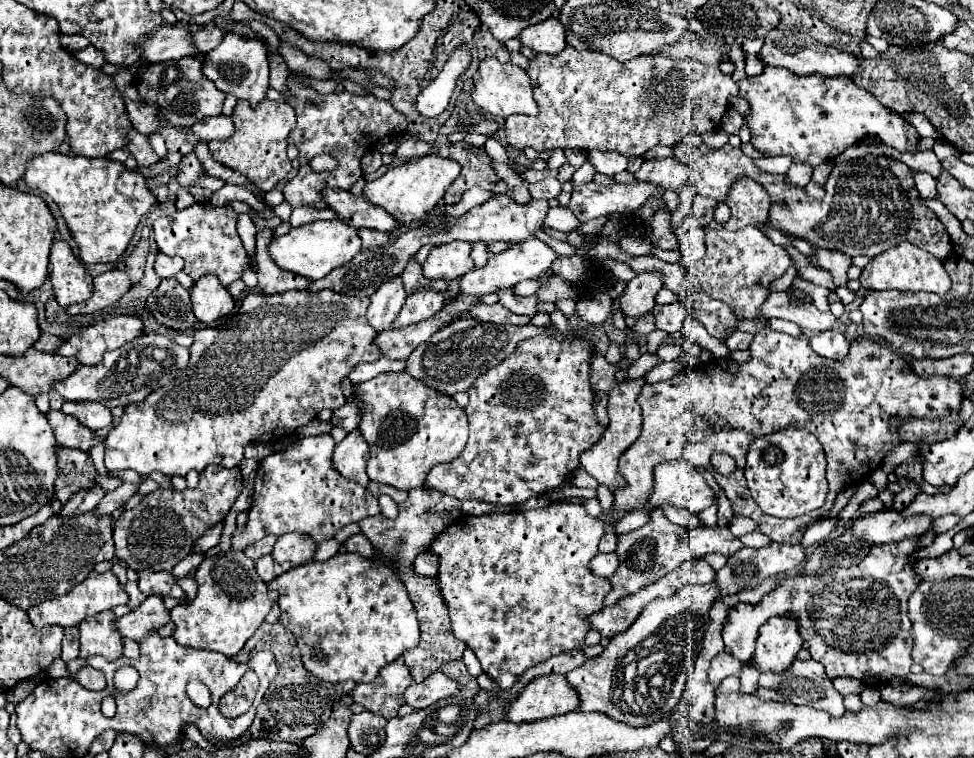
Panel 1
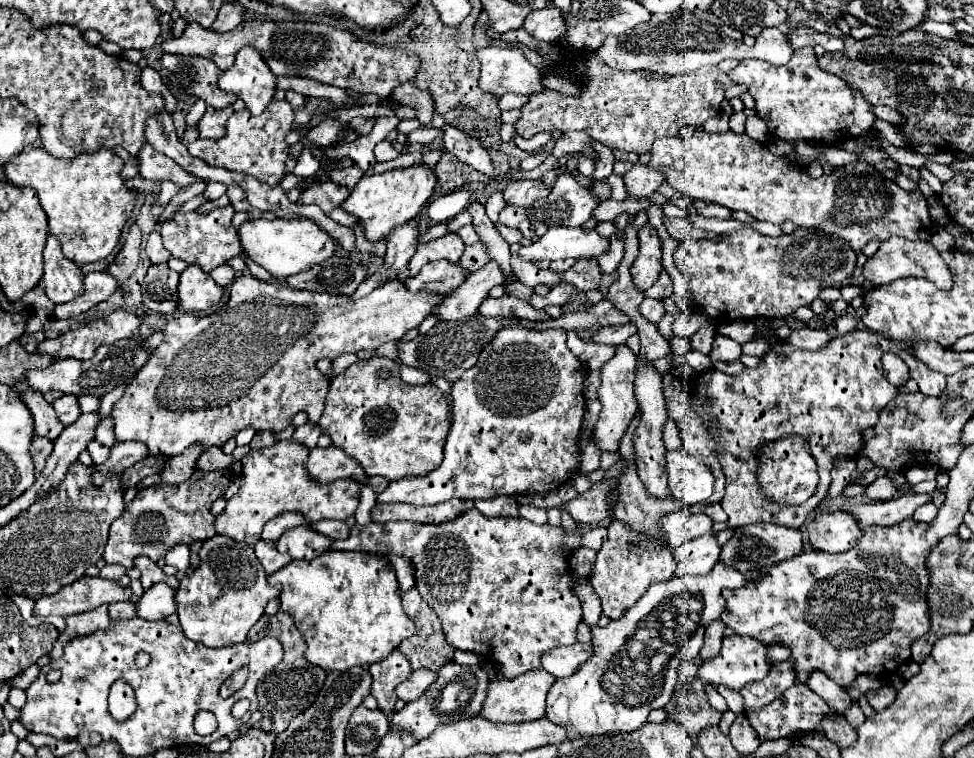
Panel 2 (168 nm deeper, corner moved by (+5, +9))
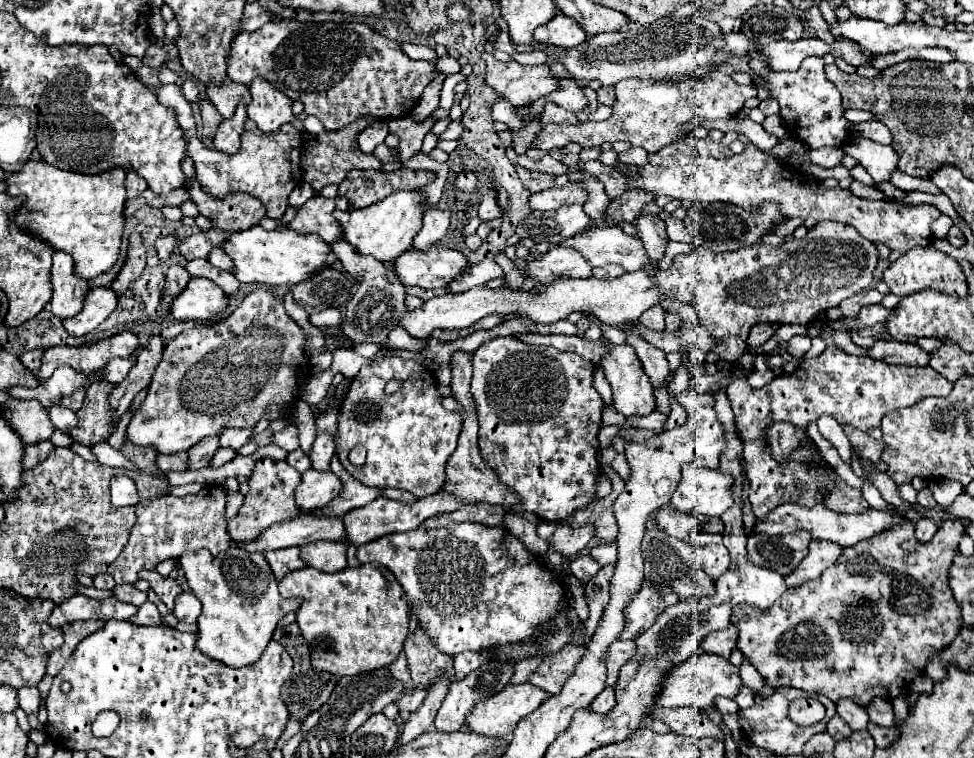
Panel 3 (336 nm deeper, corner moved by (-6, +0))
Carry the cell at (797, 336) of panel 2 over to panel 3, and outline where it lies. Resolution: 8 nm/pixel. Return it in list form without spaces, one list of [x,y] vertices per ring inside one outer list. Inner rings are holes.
[[[793,336],[793,338],[789,340],[787,352],[789,352],[793,358],[803,358],[809,348],[811,348],[811,338],[807,338],[807,336]]]

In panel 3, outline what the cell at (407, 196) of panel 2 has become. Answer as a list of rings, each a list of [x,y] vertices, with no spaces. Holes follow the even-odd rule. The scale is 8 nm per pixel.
[[[395,190],[367,208],[347,208],[345,212],[335,210],[333,216],[343,226],[343,238],[351,242],[357,252],[369,254],[381,262],[391,262],[411,248],[411,240],[421,228],[423,212],[425,196],[421,190]]]

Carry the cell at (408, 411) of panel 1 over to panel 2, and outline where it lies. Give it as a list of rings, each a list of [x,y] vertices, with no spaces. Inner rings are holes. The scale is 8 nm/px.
[[[374,357],[372,361],[358,361],[350,365],[342,375],[330,381],[330,391],[326,397],[326,409],[318,421],[322,433],[330,435],[332,443],[344,453],[348,453],[364,469],[368,477],[382,475],[388,481],[398,481],[404,477],[422,477],[434,471],[444,453],[444,441],[450,431],[448,405],[444,393],[434,385],[406,385],[400,379],[400,365],[388,357]],[[388,367],[392,375],[388,379],[378,379],[376,371]]]

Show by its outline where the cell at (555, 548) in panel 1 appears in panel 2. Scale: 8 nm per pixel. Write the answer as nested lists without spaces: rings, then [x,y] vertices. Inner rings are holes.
[[[470,509],[470,513],[464,513],[442,525],[422,525],[410,521],[380,525],[370,521],[366,527],[354,525],[348,539],[332,543],[332,549],[338,551],[408,557],[414,565],[414,587],[440,617],[448,645],[478,653],[484,659],[492,659],[492,663],[502,667],[502,677],[506,679],[540,669],[540,657],[544,651],[576,643],[576,625],[582,621],[582,607],[574,595],[574,575],[568,571],[566,559],[578,547],[578,531],[566,535],[562,527],[550,527],[548,523],[536,525],[522,517],[488,519],[478,509]]]

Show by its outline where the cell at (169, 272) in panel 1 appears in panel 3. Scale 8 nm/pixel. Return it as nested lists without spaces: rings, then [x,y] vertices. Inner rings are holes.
[[[163,236],[163,238],[159,238],[157,242],[155,242],[155,250],[157,250],[157,256],[159,256],[159,260],[161,262],[167,262],[169,258],[171,258],[171,252],[175,250],[175,246],[177,246],[177,236]]]

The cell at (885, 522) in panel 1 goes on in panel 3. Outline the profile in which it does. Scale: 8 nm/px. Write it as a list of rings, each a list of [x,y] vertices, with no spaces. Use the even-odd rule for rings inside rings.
[[[817,538],[811,540],[809,556],[803,560],[803,566],[799,566],[799,570],[791,572],[785,578],[785,584],[791,588],[791,586],[797,586],[797,584],[803,584],[805,580],[817,578],[827,566],[837,564],[841,554],[843,554],[843,546],[837,544],[837,542],[817,540]]]

